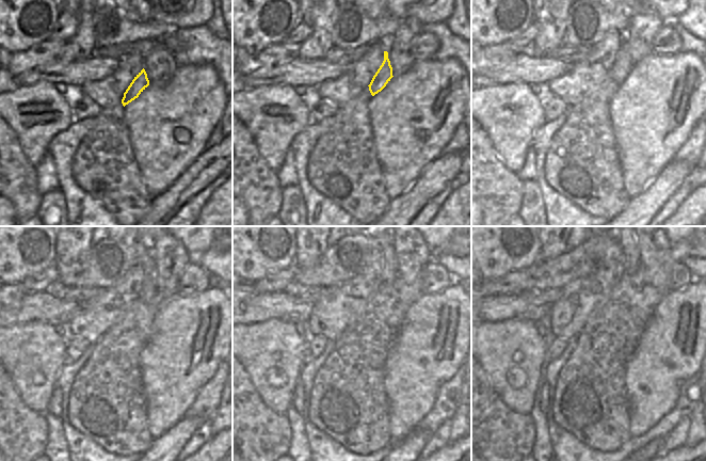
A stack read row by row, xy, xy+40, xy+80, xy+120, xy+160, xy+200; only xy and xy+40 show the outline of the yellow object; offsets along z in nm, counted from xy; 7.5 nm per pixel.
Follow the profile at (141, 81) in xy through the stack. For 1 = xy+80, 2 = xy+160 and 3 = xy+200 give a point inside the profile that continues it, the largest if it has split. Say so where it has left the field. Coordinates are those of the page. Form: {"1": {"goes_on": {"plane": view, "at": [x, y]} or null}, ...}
{"1": {"goes_on": {"plane": "xy+80", "at": [623, 64]}}, "2": {"goes_on": {"plane": "xy+160", "at": [389, 269]}}, "3": {"goes_on": {"plane": "xy+200", "at": [630, 250]}}}

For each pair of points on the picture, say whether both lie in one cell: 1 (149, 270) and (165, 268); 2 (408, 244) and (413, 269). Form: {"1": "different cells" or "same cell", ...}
{"1": "different cells", "2": "same cell"}

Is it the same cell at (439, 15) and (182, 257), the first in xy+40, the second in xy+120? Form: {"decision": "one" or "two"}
{"decision": "two"}

